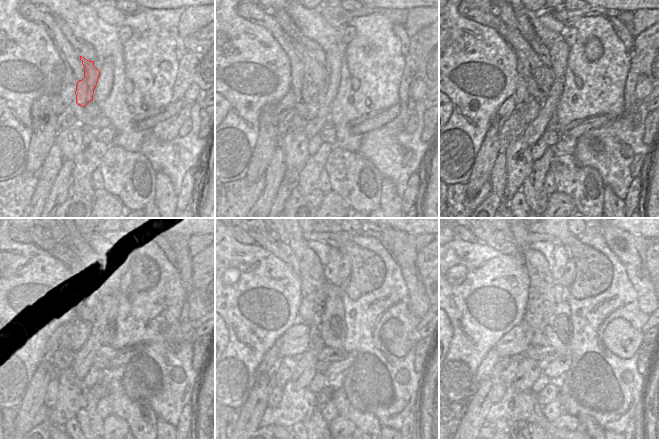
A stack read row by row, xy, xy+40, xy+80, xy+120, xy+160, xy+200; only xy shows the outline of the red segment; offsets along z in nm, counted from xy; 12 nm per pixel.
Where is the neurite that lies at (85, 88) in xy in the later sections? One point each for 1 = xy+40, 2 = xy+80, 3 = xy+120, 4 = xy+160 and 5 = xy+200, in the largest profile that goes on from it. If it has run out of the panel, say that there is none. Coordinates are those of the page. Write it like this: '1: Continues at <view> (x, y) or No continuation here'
1: Continues at xy+40 (316, 76)
2: Continues at xy+80 (539, 77)
3: Continues at xy+120 (90, 297)
4: Continues at xy+160 (314, 287)
5: Continues at xy+200 (541, 303)

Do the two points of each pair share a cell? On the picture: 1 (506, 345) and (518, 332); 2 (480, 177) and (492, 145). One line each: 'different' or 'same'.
1: same
2: same

